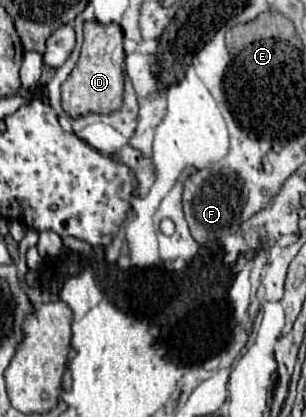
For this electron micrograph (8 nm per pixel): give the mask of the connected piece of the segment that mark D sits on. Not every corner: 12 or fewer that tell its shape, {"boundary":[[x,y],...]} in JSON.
{"boundary":[[85,22],[61,86],[71,118],[123,106],[123,32]]}

